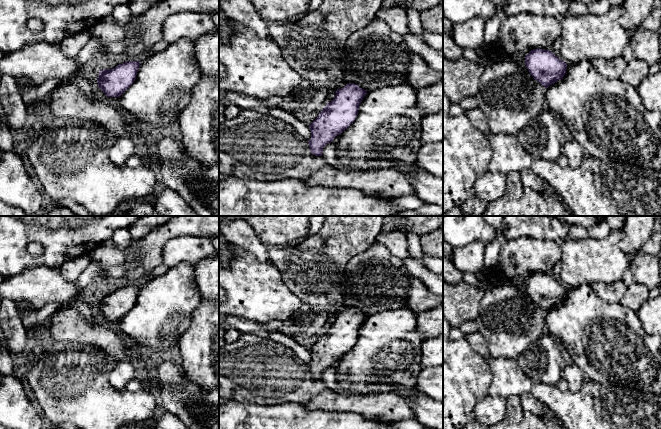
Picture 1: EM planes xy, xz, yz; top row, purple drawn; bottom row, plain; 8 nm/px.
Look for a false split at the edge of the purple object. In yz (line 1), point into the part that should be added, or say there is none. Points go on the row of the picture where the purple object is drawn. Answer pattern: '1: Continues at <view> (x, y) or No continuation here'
1: No continuation here

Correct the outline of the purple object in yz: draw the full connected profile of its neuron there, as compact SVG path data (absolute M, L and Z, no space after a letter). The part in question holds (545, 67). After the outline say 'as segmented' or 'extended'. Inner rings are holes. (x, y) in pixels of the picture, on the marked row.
M540 48L526 55L525 65L533 78L545 88L563 79L567 69L567 64L553 52Z | as segmented

